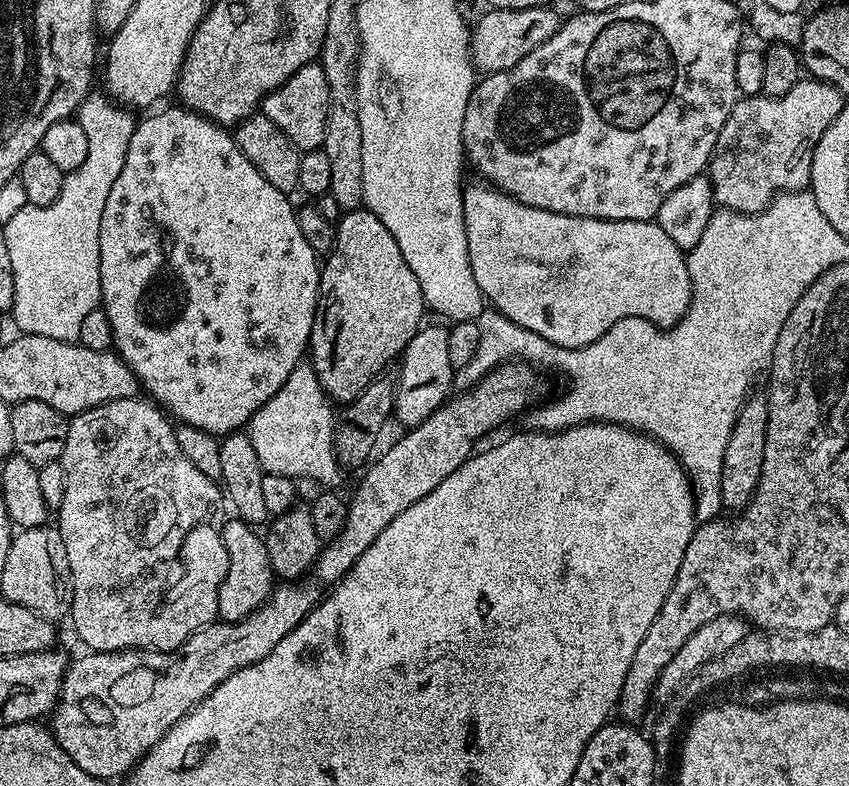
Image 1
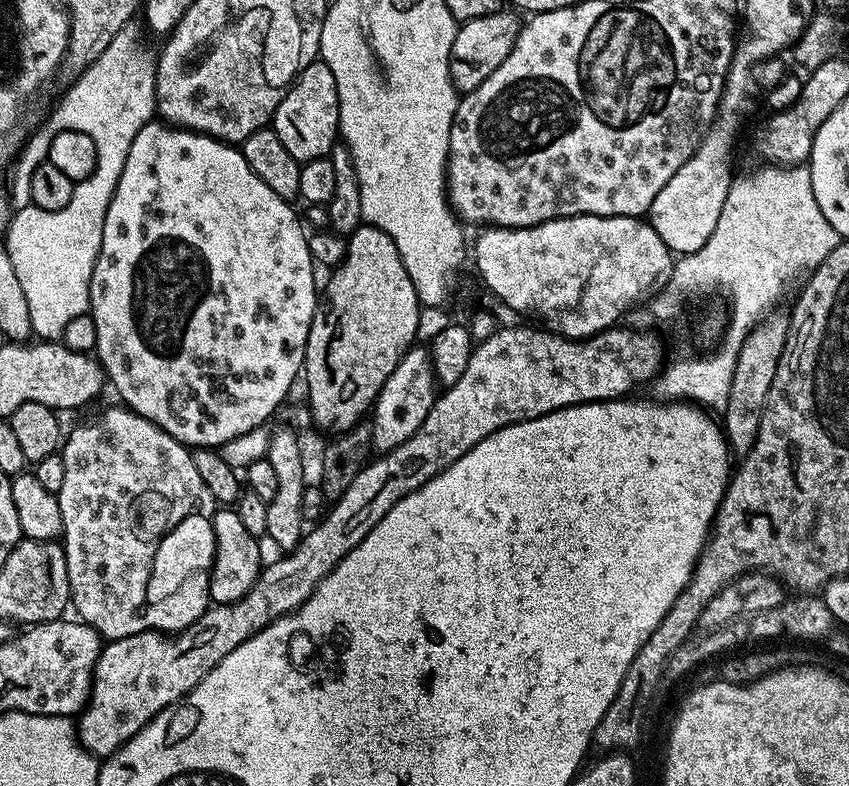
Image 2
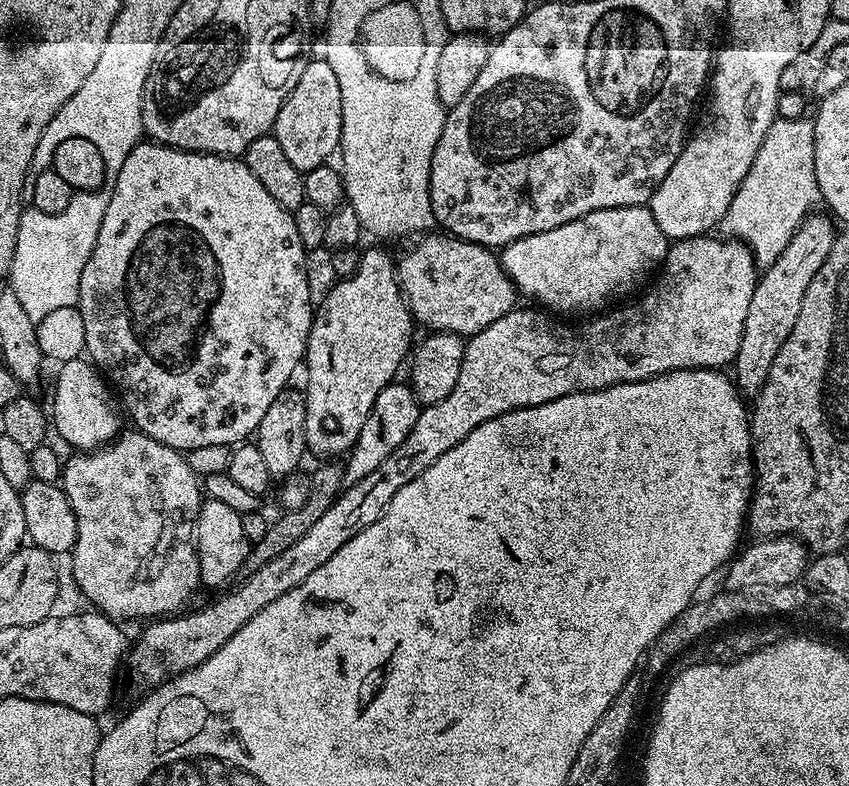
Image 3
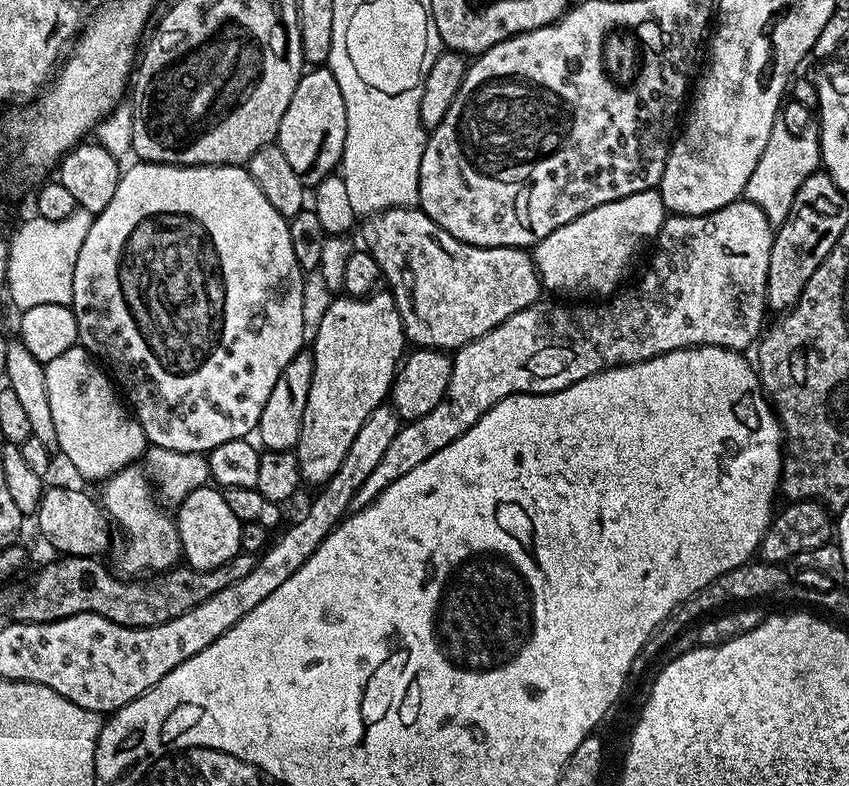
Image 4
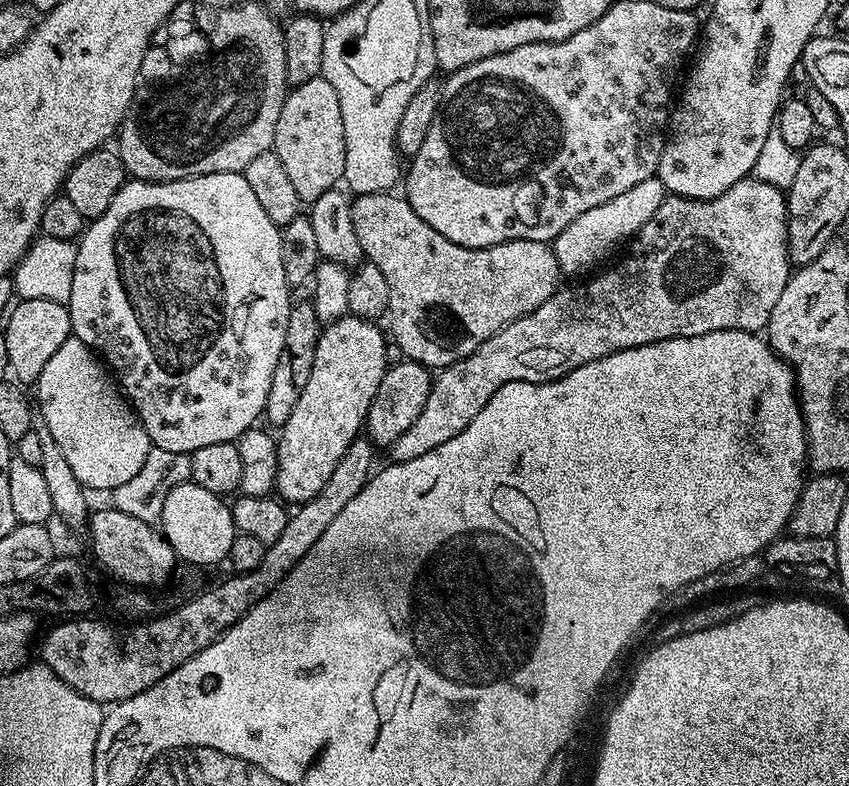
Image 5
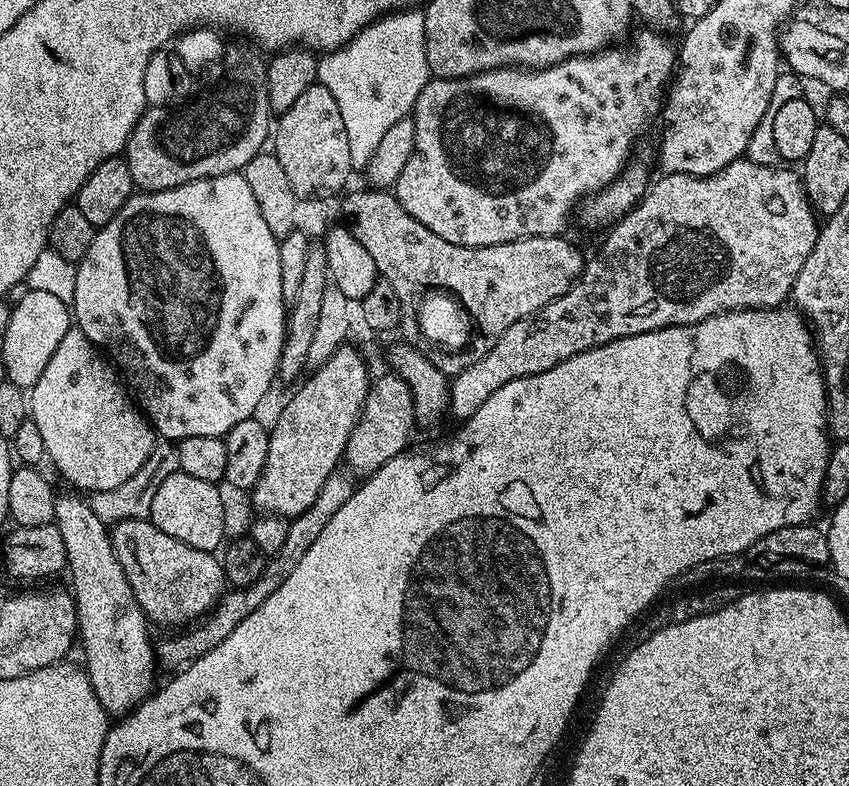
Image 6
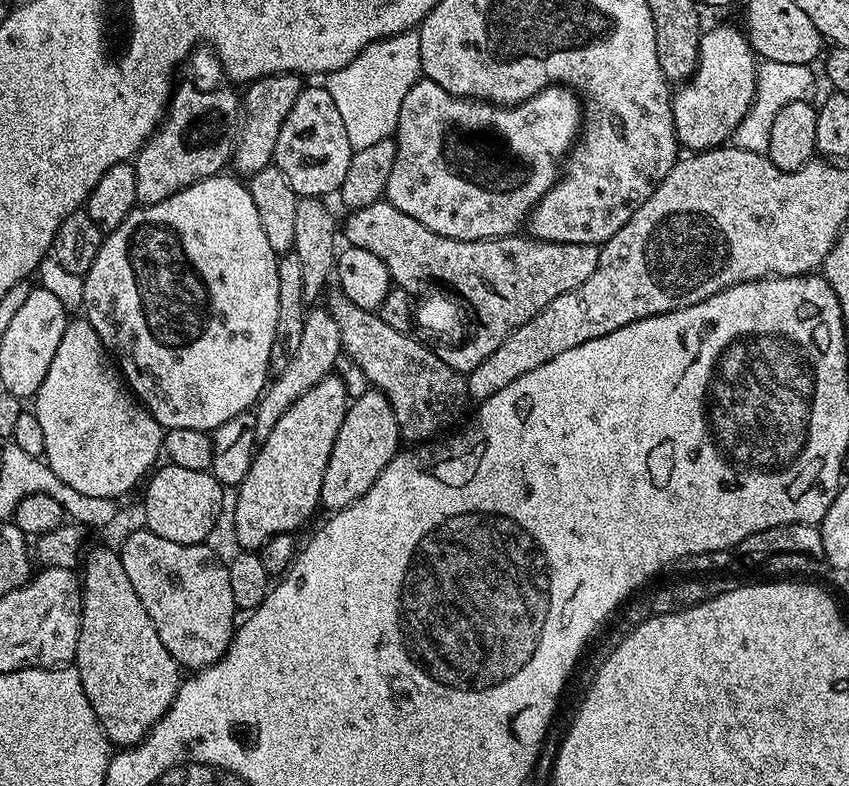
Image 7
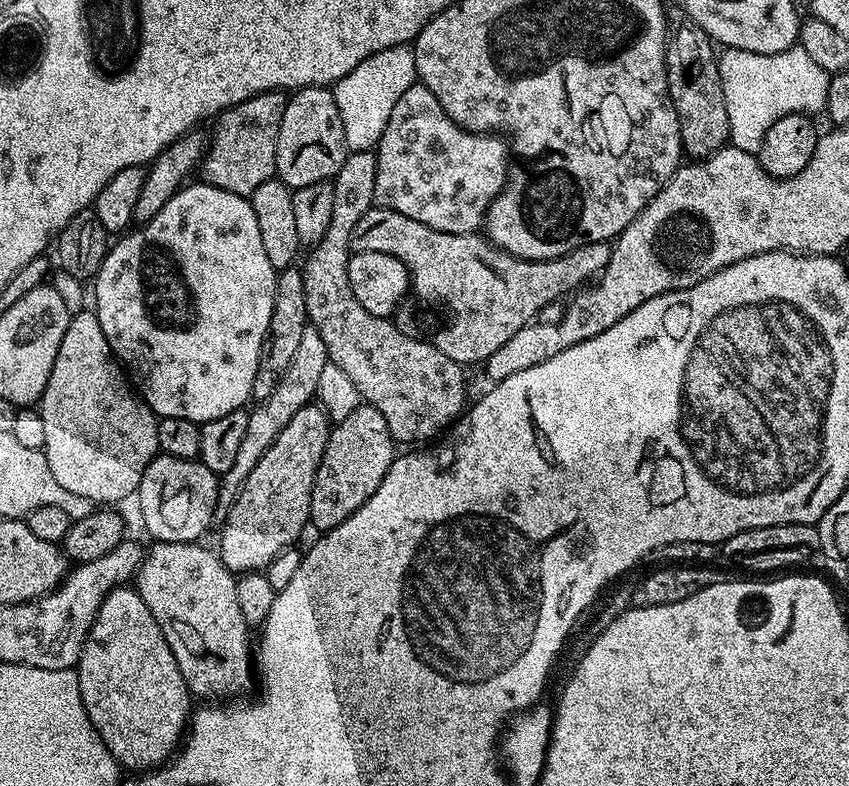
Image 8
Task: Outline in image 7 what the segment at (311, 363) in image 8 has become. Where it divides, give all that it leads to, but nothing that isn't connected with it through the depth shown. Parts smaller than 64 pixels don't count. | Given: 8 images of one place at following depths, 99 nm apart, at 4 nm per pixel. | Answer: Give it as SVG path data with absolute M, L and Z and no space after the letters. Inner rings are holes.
M309 307L302 326L302 338L292 349L292 356L286 362L286 370L275 373L274 379L265 387L264 395L254 405L257 441L263 442L268 437L270 430L274 430L278 418L282 418L282 414L286 414L286 410L290 406L294 406L294 402L298 402L298 398L302 398L302 394L306 394L306 390L318 386L318 382L322 382L322 378L333 375L341 356L338 322L334 322L327 307Z

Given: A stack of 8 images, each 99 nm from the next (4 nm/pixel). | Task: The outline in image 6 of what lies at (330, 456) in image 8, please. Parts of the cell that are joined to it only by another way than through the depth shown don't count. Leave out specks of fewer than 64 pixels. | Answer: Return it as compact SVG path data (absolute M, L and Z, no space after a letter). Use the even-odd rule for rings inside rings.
M387 374L371 381L368 396L360 411L360 417L352 427L350 438L346 442L342 460L357 477L367 478L376 473L390 458L405 451L409 447L408 439L412 436L412 428L417 427L414 414L414 398L410 394L410 386L401 376Z

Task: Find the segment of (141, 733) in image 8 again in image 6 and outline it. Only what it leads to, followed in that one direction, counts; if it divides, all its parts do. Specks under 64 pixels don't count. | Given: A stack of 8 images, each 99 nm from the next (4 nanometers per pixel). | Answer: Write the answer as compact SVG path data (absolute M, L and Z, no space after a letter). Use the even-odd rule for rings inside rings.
M64 494L57 495L56 505L54 506L54 523L58 534L62 534L62 546L66 546L66 572L67 575L72 575L72 585L70 591L72 599L76 601L76 622L78 625L78 636L82 641L84 640L84 661L83 667L86 669L88 677L90 678L90 686L94 686L94 694L98 698L98 702L102 702L104 711L108 713L109 717L119 718L127 716L137 704L148 699L153 695L154 689L157 687L156 672L158 673L158 652L154 647L154 640L148 637L148 628L150 629L150 621L144 615L142 606L138 602L138 598L134 594L134 590L130 586L130 582L126 578L126 570L122 570L122 562L118 562L118 558L114 554L114 546L112 545L112 533L109 525L102 522L102 518L98 518L98 514L94 514L94 510L90 510L87 499L80 494L72 494L76 496L64 496Z

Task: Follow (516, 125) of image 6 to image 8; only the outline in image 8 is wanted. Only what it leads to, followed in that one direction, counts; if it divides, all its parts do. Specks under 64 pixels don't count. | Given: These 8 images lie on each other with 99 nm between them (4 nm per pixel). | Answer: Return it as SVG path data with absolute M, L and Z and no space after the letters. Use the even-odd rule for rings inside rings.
M414 83L390 113L390 122L382 130L380 143L376 145L378 174L374 177L374 201L381 208L398 210L406 218L414 218L434 230L450 234L475 233L483 225L484 216L492 199L504 188L510 167L510 148L499 135L483 132L465 132L442 110L438 98L426 90L422 83Z

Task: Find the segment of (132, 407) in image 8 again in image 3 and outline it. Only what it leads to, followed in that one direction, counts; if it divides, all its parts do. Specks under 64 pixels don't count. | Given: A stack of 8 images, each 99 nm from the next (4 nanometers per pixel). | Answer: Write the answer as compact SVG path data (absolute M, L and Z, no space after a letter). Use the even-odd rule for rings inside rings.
M84 358L65 360L59 368L60 373L56 376L56 389L52 392L52 412L50 408L50 420L54 425L55 435L57 432L72 447L72 450L79 450L81 453L90 452L93 448L103 448L105 444L116 439L122 428L115 410L112 409L112 400L108 397L110 388L105 377L101 375L95 364Z

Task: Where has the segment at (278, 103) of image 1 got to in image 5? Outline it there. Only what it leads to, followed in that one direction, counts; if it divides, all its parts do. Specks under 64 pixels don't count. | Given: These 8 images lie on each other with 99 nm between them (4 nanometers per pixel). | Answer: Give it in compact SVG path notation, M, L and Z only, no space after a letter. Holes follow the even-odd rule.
M315 76L310 82L302 82L289 91L282 106L282 114L278 114L278 130L274 130L272 146L278 158L282 158L282 166L294 190L298 190L301 202L322 198L326 190L341 183L346 166L346 130L342 130L342 105L338 103L338 93L334 91L334 86L330 86L330 82L323 76Z

